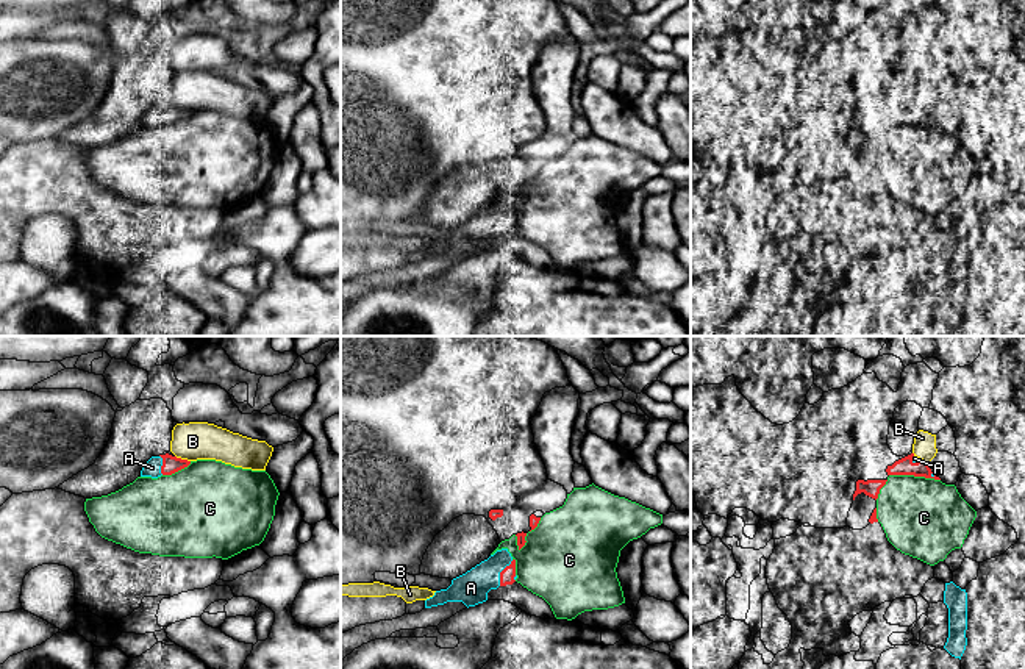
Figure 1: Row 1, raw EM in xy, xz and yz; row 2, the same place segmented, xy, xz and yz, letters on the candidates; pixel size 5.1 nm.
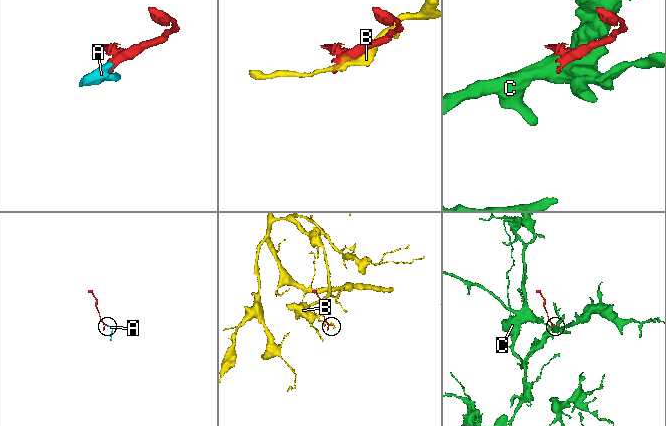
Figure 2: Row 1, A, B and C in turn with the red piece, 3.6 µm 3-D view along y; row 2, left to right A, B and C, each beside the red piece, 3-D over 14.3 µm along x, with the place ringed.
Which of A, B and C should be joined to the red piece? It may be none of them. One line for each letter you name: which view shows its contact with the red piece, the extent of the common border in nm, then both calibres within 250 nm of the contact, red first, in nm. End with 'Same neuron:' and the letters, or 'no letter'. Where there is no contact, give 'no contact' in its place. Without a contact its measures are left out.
A: contact in xz; length 150 nm; calibres 80 and 170 nm
Same neuron: A

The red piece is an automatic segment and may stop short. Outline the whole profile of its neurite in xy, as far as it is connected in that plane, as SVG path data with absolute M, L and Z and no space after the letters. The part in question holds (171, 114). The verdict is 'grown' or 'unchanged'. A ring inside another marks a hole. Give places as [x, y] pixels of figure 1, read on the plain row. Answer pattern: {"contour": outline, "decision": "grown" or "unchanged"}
{"contour": "M169 103L152 106L141 120L141 127L158 128L161 125L172 125L184 117L188 117L191 111L172 106Z", "decision": "grown"}

